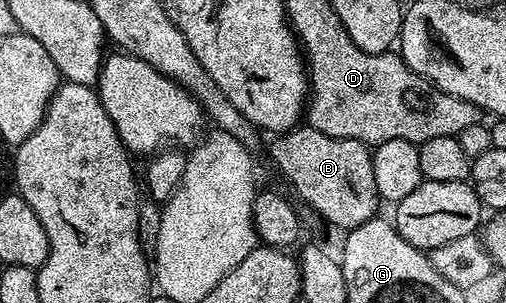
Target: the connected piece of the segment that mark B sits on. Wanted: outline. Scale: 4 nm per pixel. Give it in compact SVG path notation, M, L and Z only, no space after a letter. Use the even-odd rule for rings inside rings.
M298 125L274 139L277 140L269 147L274 165L293 186L300 202L317 212L326 224L352 229L378 214L373 152L366 144L354 139L327 137L327 133L319 133L319 129L308 125Z

